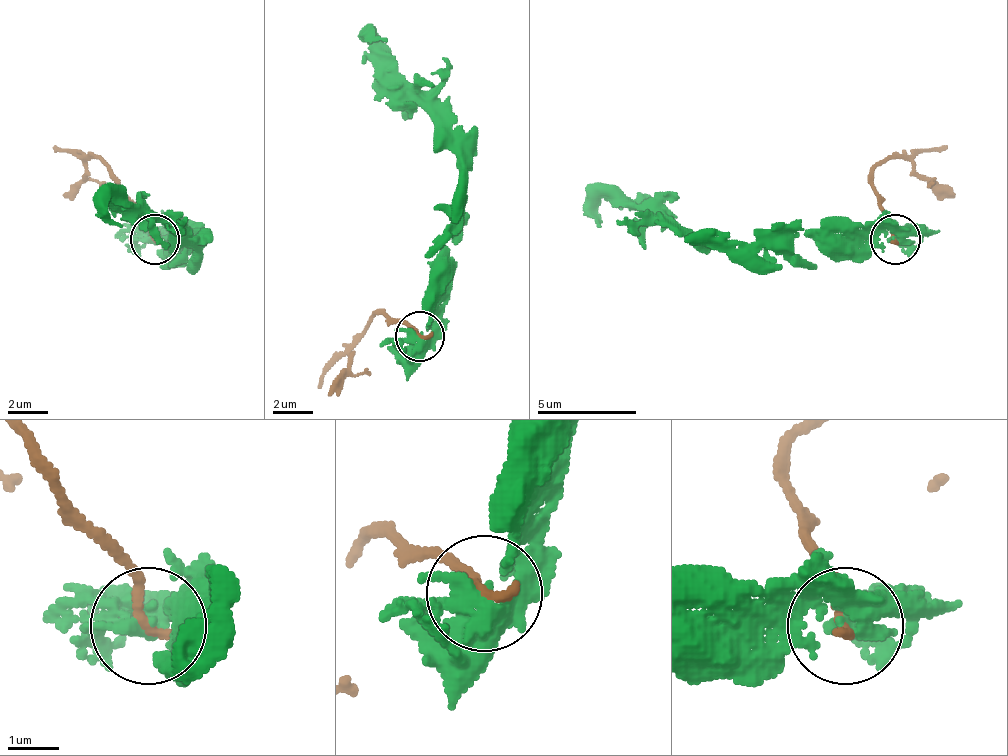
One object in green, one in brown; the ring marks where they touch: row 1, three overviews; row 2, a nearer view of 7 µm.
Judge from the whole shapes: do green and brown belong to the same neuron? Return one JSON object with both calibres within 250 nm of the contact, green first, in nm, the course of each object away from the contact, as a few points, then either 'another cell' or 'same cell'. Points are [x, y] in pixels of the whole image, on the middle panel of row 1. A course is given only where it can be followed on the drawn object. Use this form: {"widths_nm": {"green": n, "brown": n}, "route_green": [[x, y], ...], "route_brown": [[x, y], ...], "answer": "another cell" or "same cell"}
{"widths_nm": {"green": 280, "brown": 200}, "route_green": [[418, 337], [438, 298], [438, 253], [463, 198], [463, 139], [368, 45], [368, 35], [388, 40]], "route_brown": [[418, 337], [388, 312], [373, 317], [329, 397]], "answer": "another cell"}

